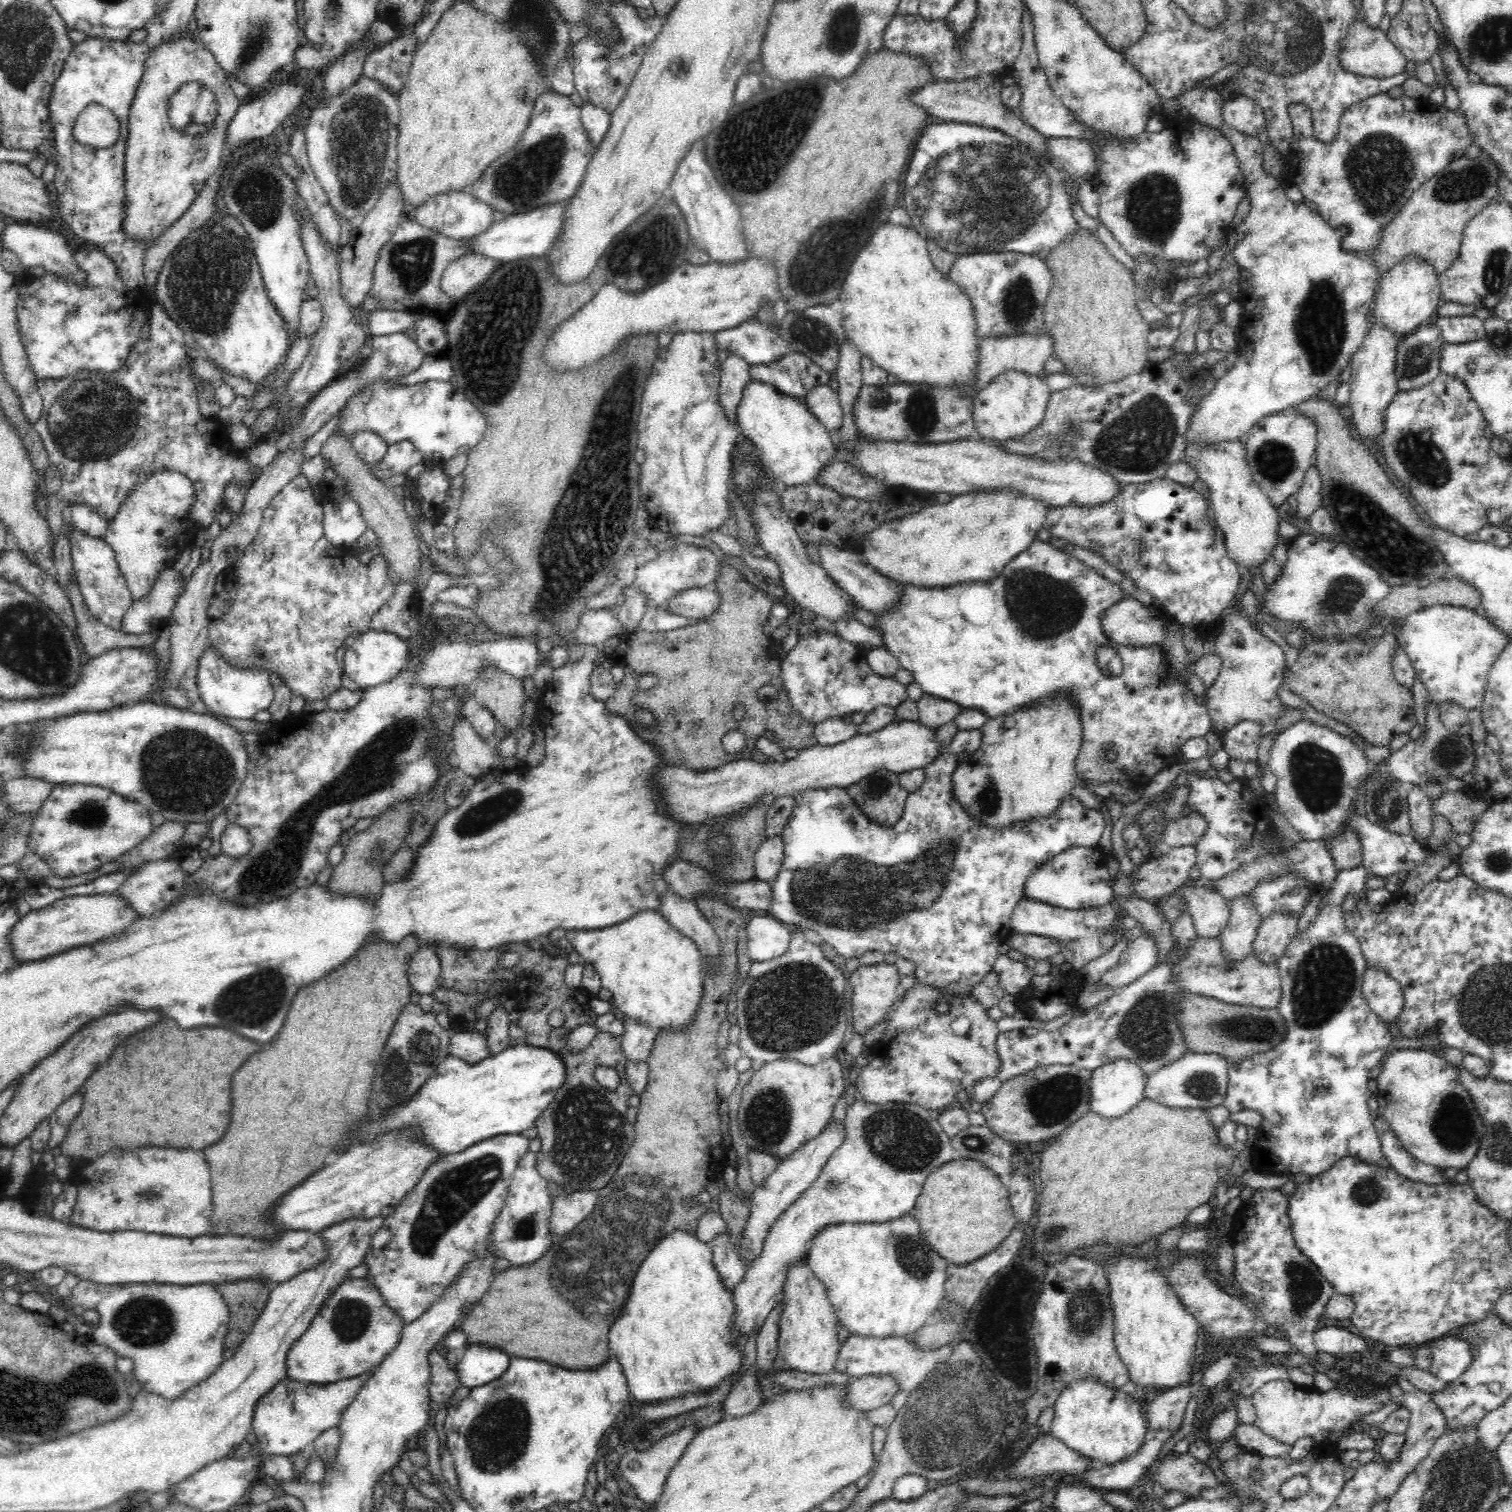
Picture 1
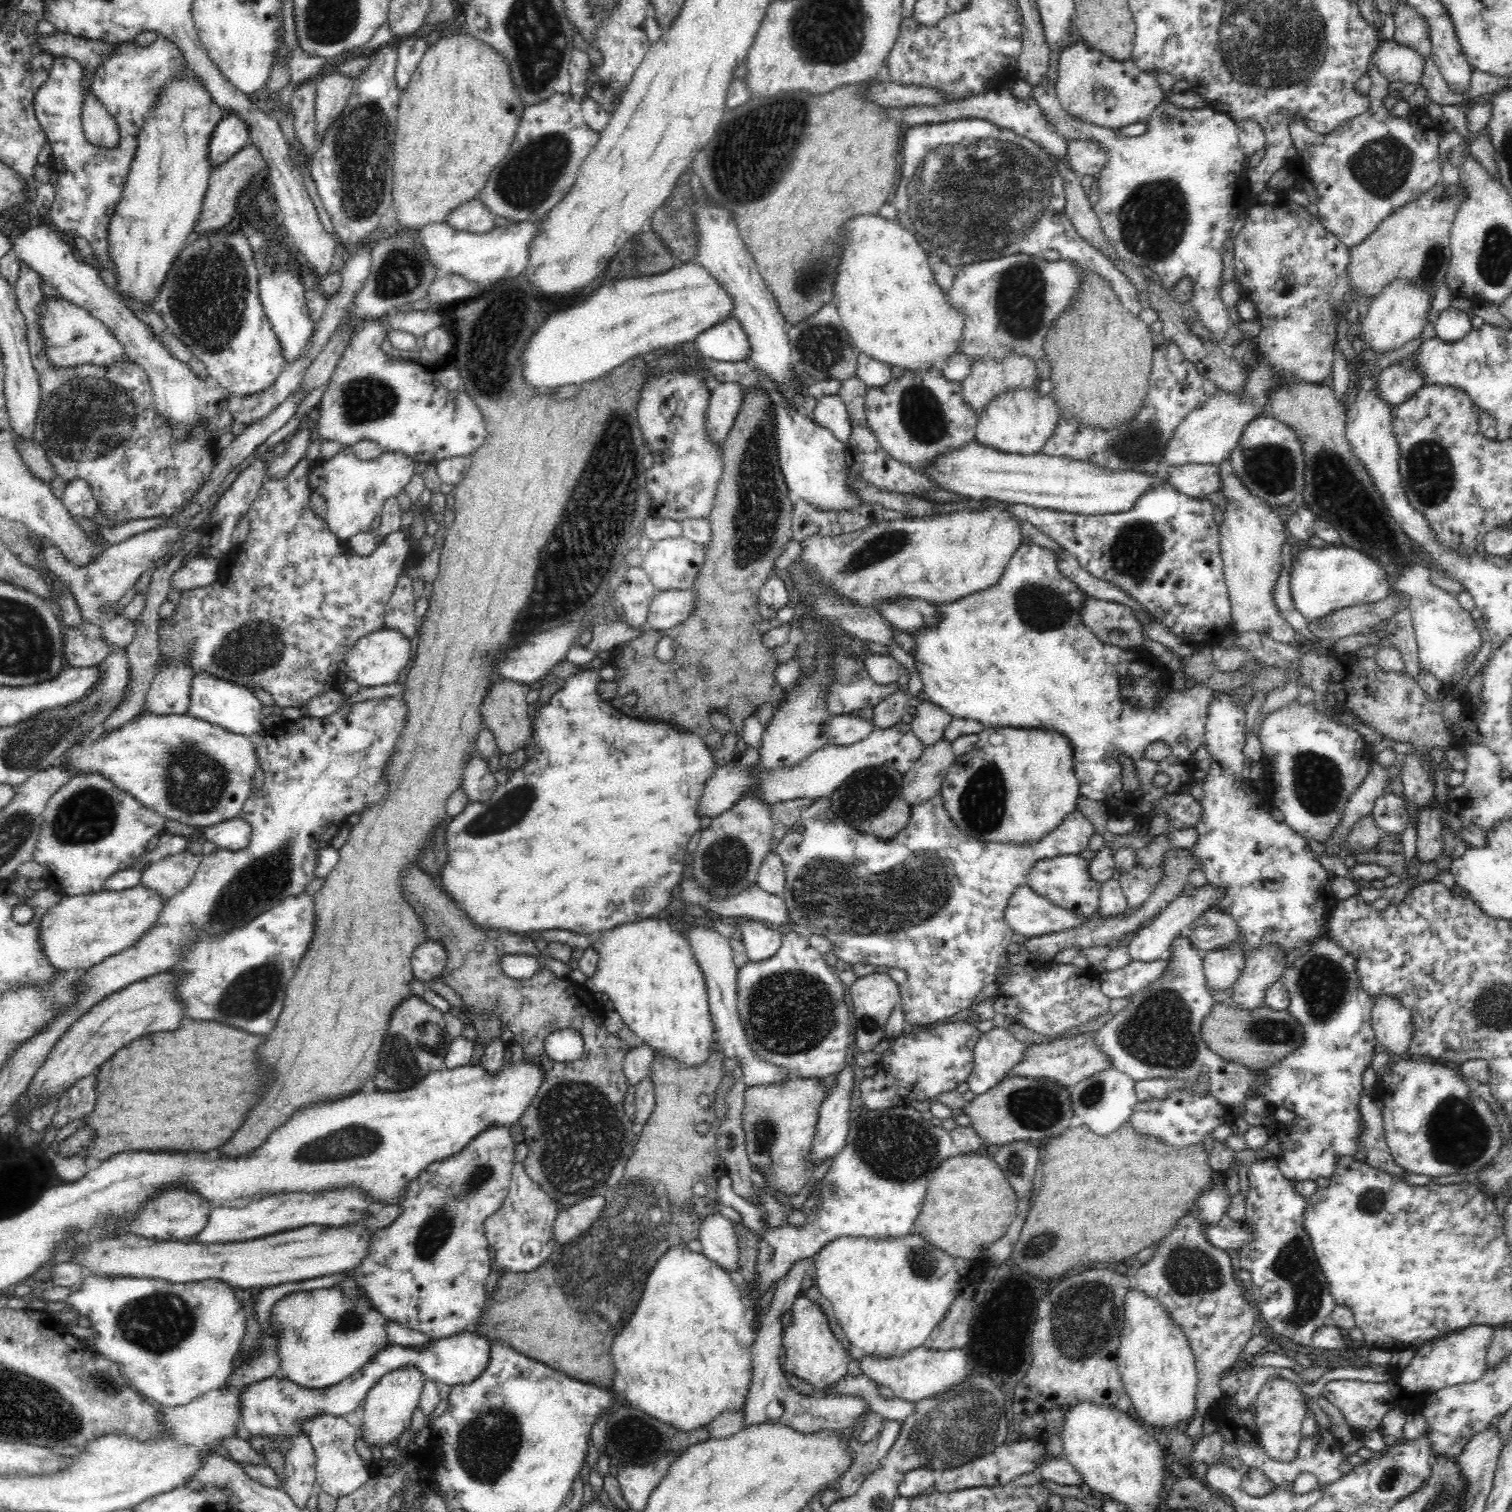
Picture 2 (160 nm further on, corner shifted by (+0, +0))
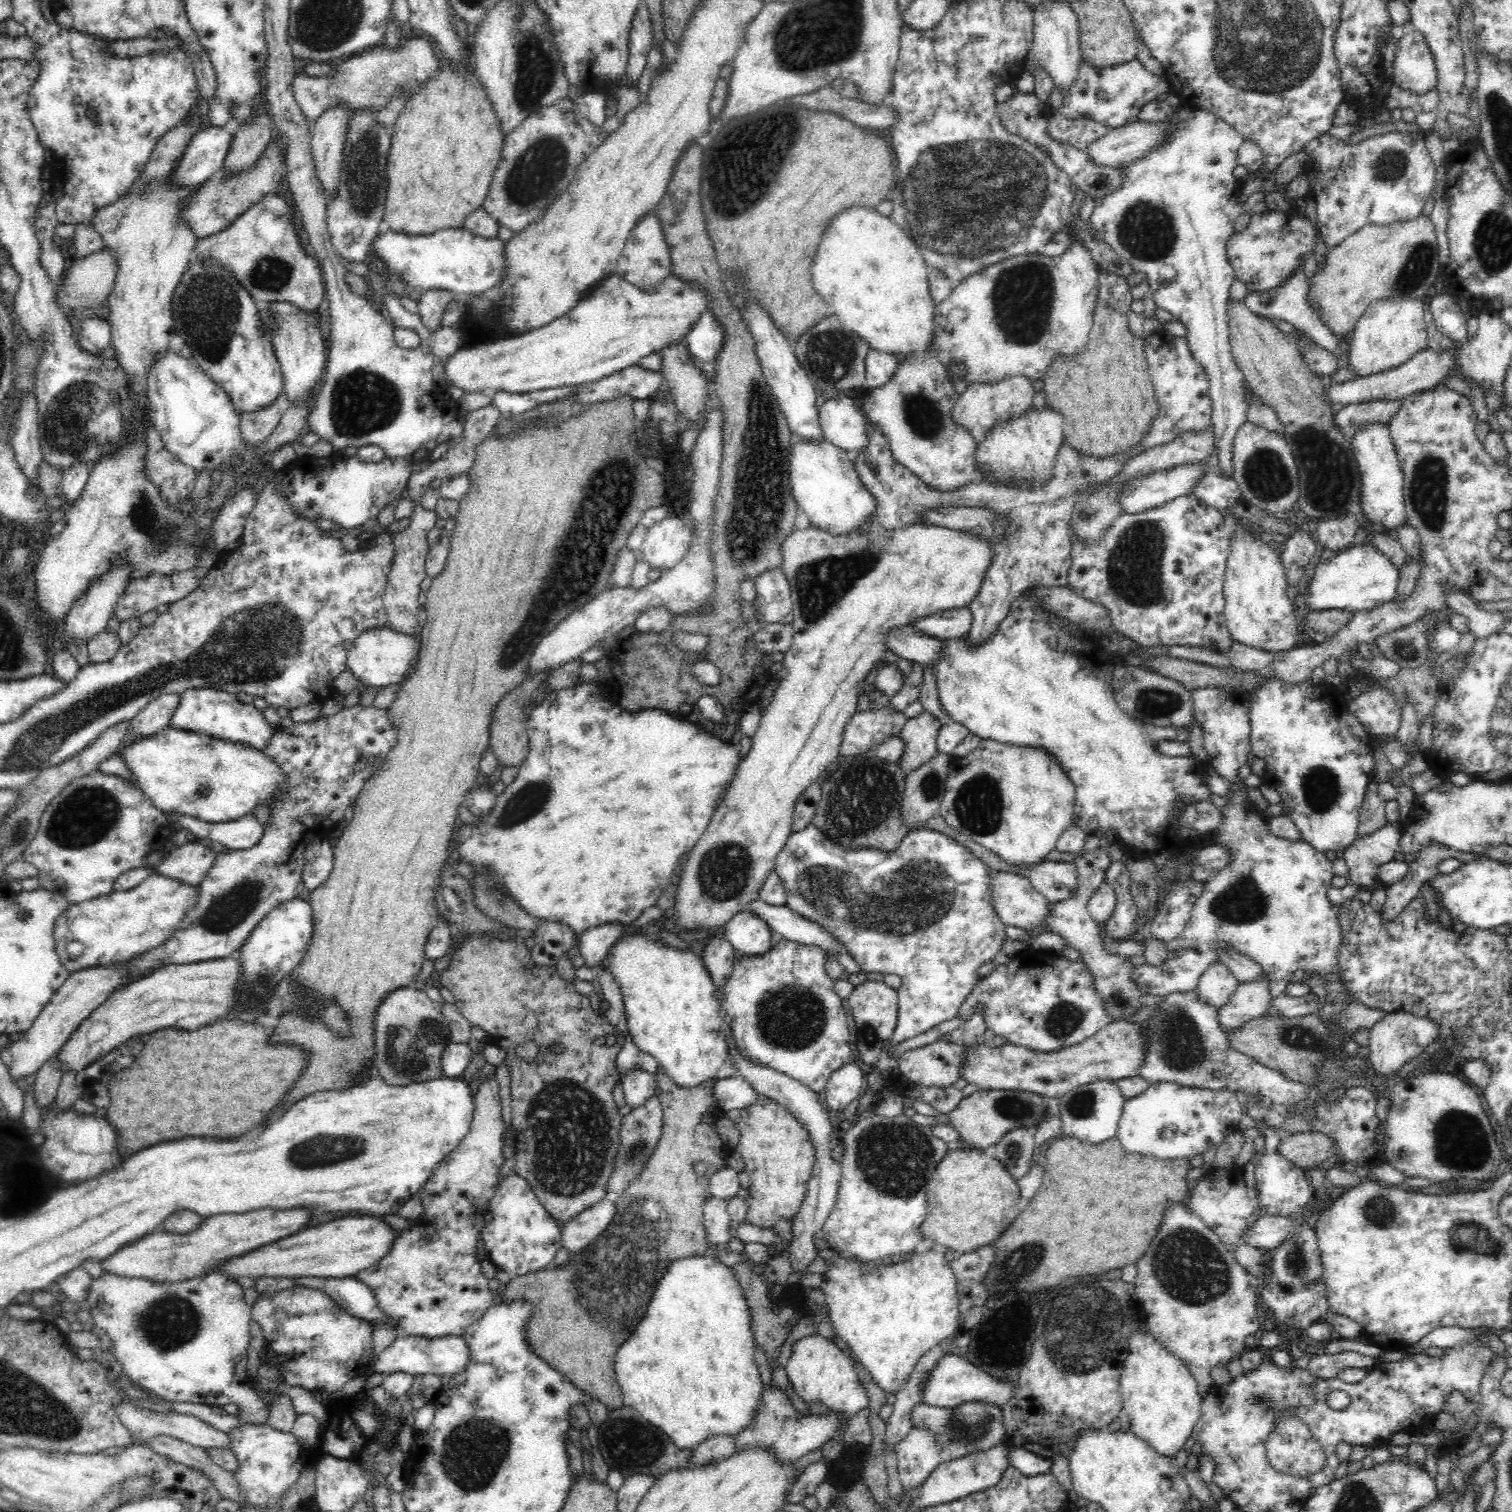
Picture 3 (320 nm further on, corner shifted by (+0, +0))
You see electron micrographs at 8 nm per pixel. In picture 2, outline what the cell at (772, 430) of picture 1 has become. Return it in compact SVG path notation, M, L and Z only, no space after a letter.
M776 390L770 393L774 404L775 442L777 442L779 463L789 494L802 499L816 509L834 512L858 509L864 503L861 494L849 486L849 468L845 461L845 444L832 431L817 426L814 421L800 416L797 408L786 403Z

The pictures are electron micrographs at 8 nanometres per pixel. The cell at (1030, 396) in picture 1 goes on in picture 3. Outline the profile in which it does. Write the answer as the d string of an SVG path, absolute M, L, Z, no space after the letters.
M1045 407L1044 410L1031 409L1024 416L1008 422L998 422L977 446L977 478L1016 489L1043 487L1053 477L1055 460L1065 440L1063 418L1054 410Z

